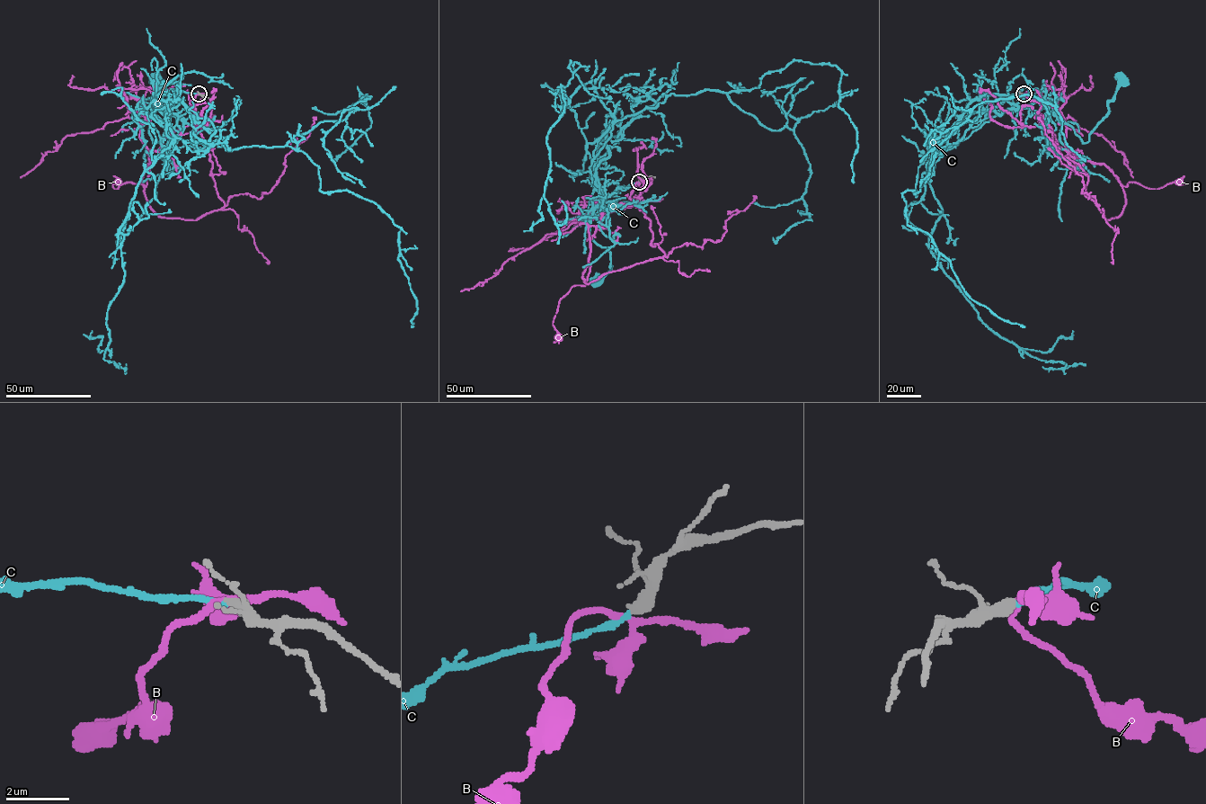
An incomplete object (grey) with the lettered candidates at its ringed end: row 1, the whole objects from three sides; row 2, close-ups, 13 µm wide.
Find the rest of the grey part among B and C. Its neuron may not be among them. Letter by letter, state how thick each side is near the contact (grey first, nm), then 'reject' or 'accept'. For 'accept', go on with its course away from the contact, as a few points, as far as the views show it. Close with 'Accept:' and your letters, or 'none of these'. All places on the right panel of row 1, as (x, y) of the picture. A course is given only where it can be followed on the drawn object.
B: 280 nm thick on the grey side, 240 nm on the other; reject
C: 300 nm thick on the grey side, 180 nm on the other; accept; it runs (1024, 93), (1037, 88), (1055, 102), (1056, 116), (1086, 143), (1122, 79)
Accept: C

